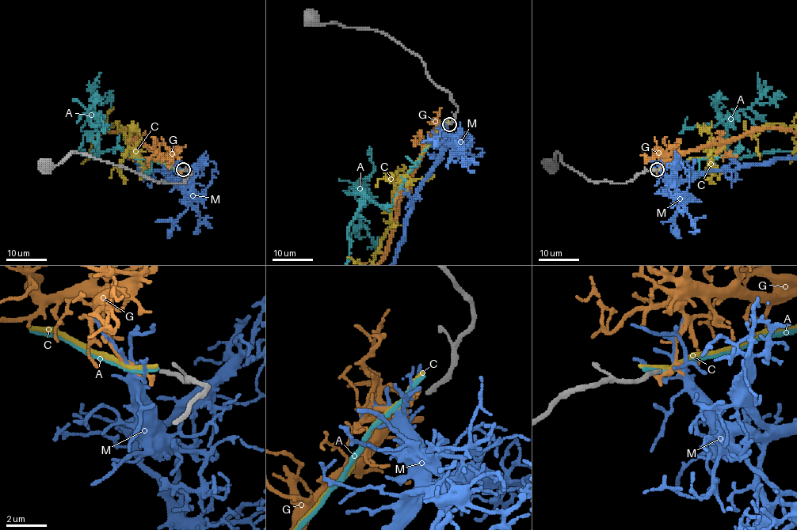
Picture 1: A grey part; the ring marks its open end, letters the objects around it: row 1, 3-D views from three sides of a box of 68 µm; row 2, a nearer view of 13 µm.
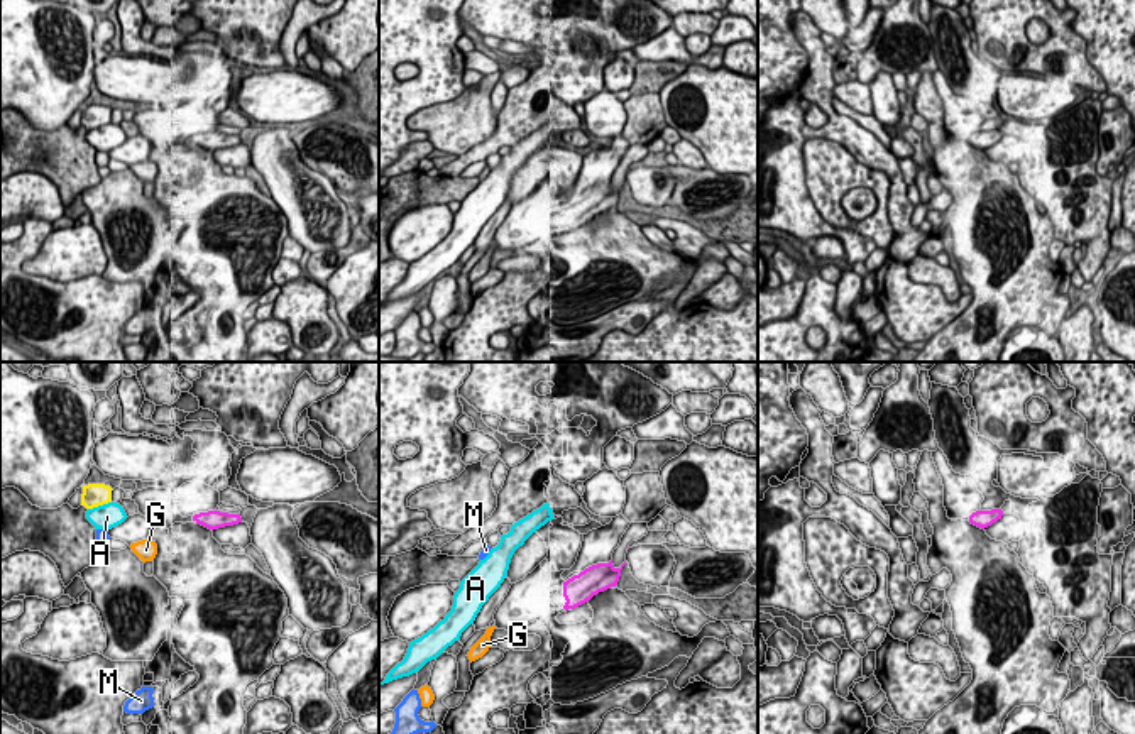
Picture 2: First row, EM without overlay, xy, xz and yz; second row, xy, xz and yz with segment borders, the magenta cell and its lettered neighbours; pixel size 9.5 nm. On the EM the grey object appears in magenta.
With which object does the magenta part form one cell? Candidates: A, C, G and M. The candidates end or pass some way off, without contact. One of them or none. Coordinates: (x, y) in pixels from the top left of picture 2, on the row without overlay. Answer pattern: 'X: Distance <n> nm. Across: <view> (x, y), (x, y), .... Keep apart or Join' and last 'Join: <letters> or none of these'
A: Distance 550 nm. Across: xz (564, 203), (523, 164). Join
C: Distance 800 nm. Across: xy (193, 137), (110, 122). Keep apart
G: Distance 420 nm. Across: xy (193, 141), (154, 163). Keep apart
M: Distance 750 nm. Across: xz (564, 203), (489, 171). Keep apart
Join: A

